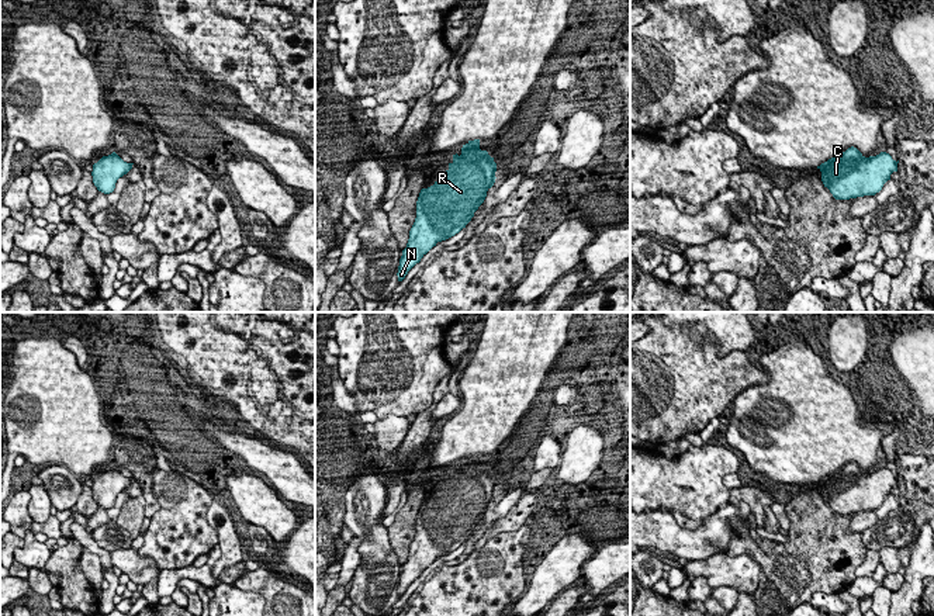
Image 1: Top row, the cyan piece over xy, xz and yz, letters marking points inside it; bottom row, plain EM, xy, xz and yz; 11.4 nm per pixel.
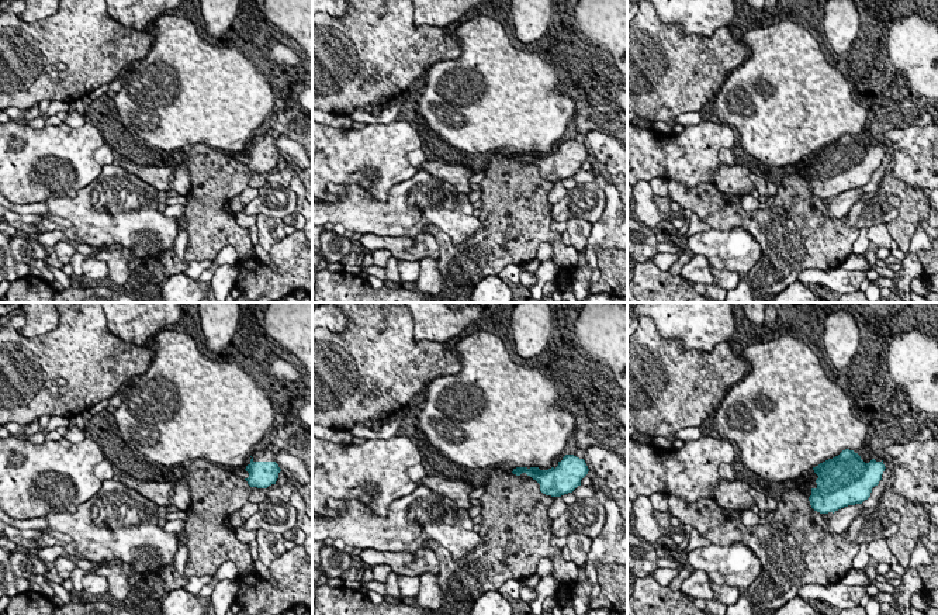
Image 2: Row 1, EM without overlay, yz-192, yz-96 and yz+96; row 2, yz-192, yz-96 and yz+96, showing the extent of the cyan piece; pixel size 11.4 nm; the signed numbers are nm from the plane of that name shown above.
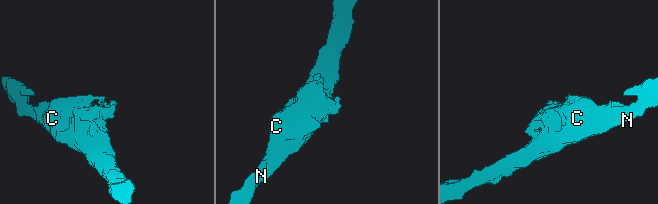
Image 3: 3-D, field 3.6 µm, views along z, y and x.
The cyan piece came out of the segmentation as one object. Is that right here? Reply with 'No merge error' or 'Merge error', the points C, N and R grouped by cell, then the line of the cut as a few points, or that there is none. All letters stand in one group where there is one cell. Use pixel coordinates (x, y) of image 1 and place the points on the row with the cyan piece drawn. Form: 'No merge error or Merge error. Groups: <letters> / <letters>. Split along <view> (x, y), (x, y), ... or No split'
No merge error. Groups: C N R. No split

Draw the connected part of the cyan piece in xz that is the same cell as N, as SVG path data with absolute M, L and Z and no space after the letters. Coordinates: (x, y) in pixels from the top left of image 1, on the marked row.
M474 139L463 145L460 156L453 155L444 181L435 181L421 190L416 218L399 259L398 281L402 281L437 242L466 228L494 186L495 172L494 158L480 149L480 139Z

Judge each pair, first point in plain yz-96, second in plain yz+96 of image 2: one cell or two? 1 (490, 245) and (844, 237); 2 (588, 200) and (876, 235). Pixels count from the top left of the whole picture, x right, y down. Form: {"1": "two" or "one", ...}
{"1": "one", "2": "two"}

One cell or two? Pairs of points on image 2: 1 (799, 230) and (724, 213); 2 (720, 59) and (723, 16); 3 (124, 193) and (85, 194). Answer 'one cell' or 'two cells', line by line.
1: one cell
2: two cells
3: one cell

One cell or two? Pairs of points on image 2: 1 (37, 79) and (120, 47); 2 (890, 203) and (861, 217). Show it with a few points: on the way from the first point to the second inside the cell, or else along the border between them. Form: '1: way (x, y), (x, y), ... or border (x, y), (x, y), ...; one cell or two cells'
1: way (58, 58), (63, 58), (79, 48), (99, 48); one cell
2: way (883, 208), (868, 214); one cell

